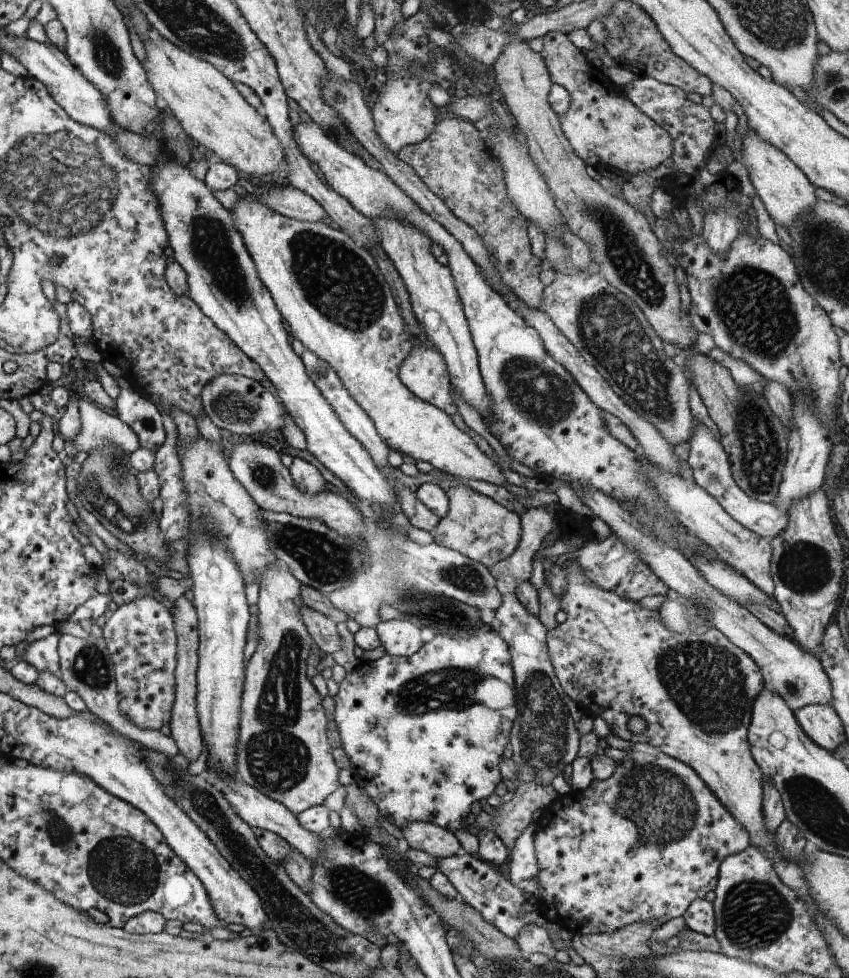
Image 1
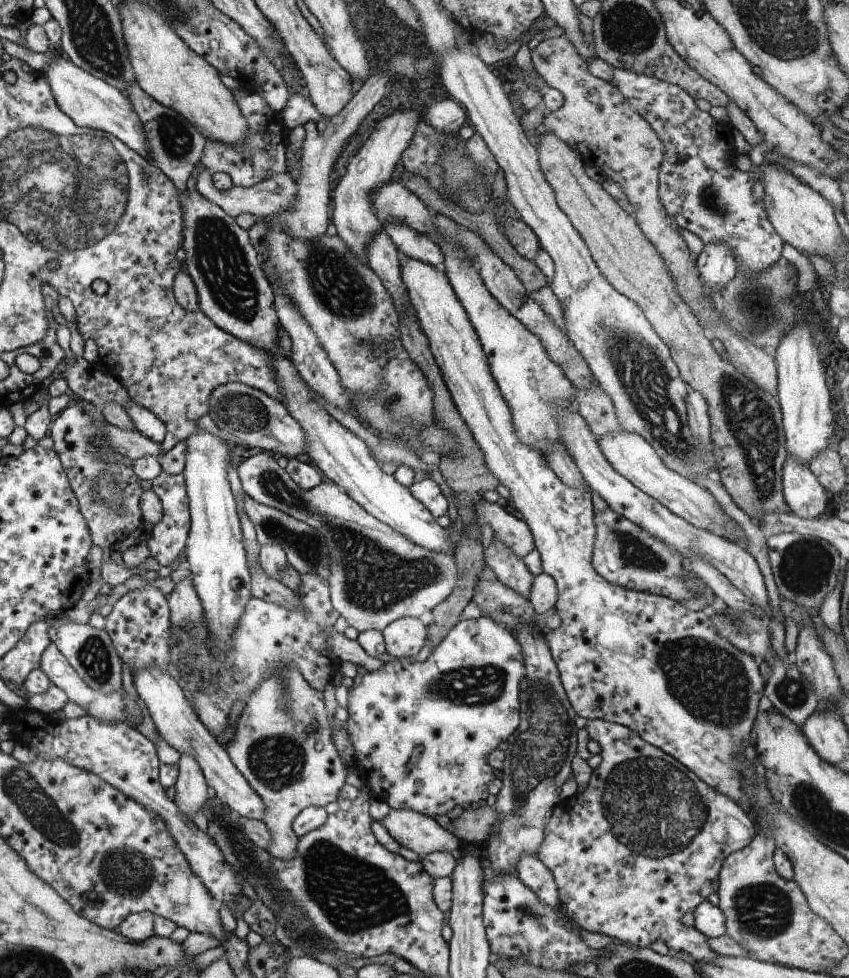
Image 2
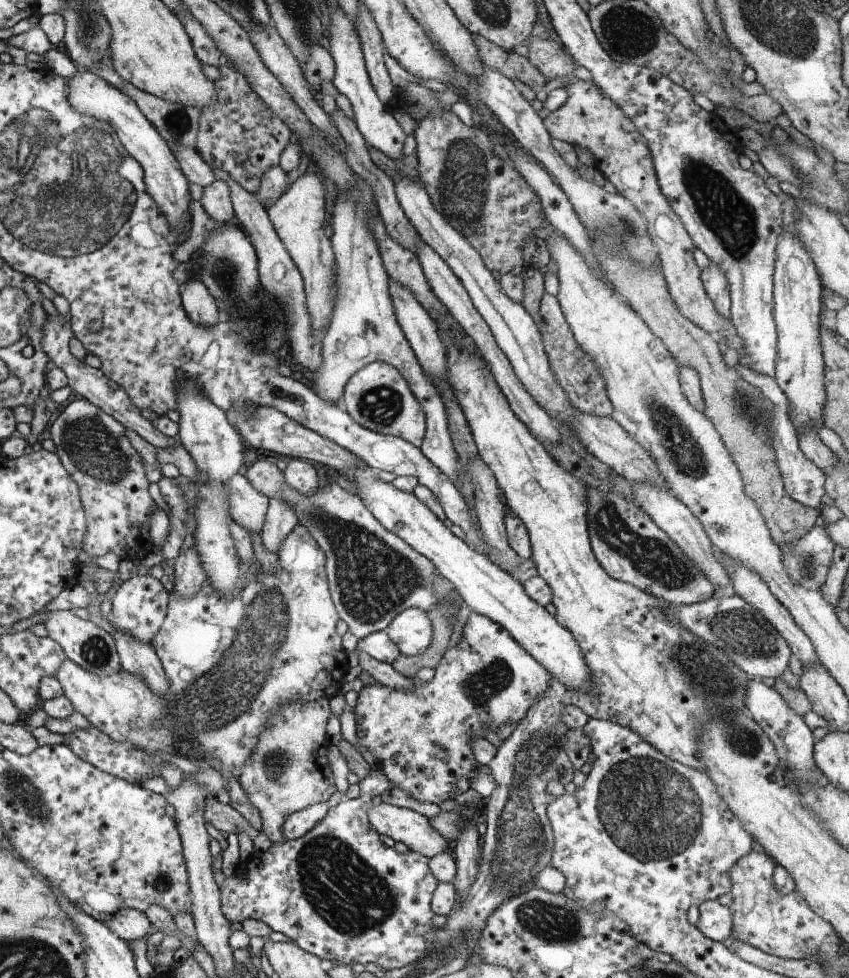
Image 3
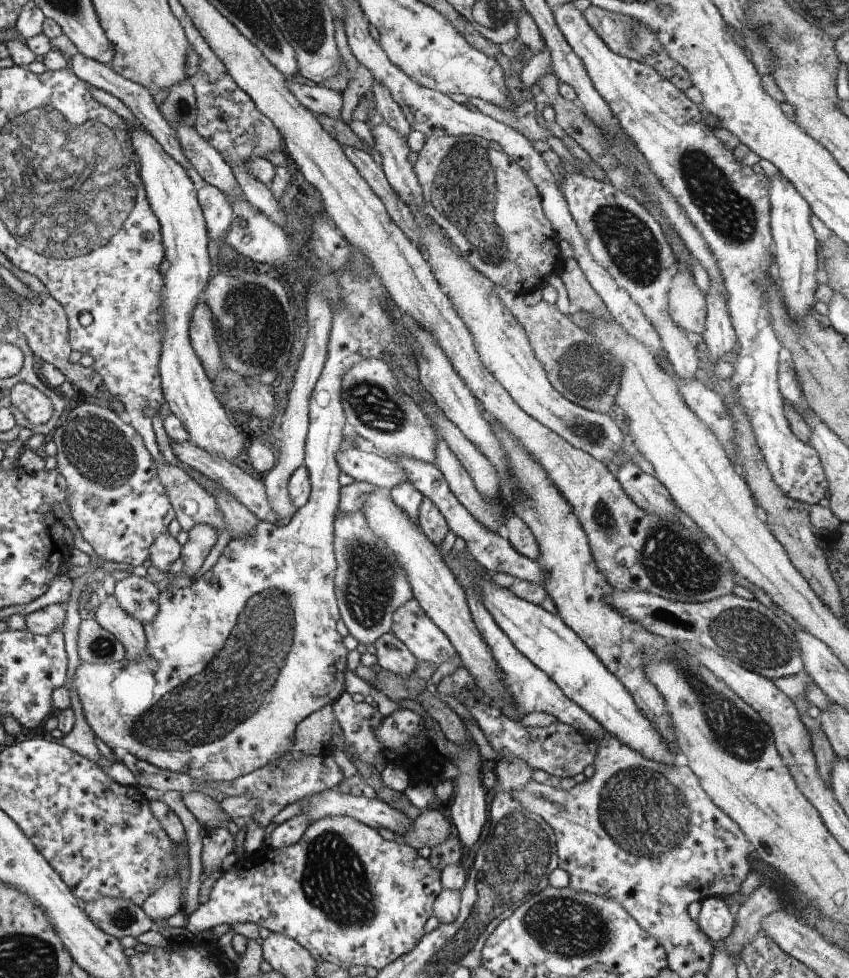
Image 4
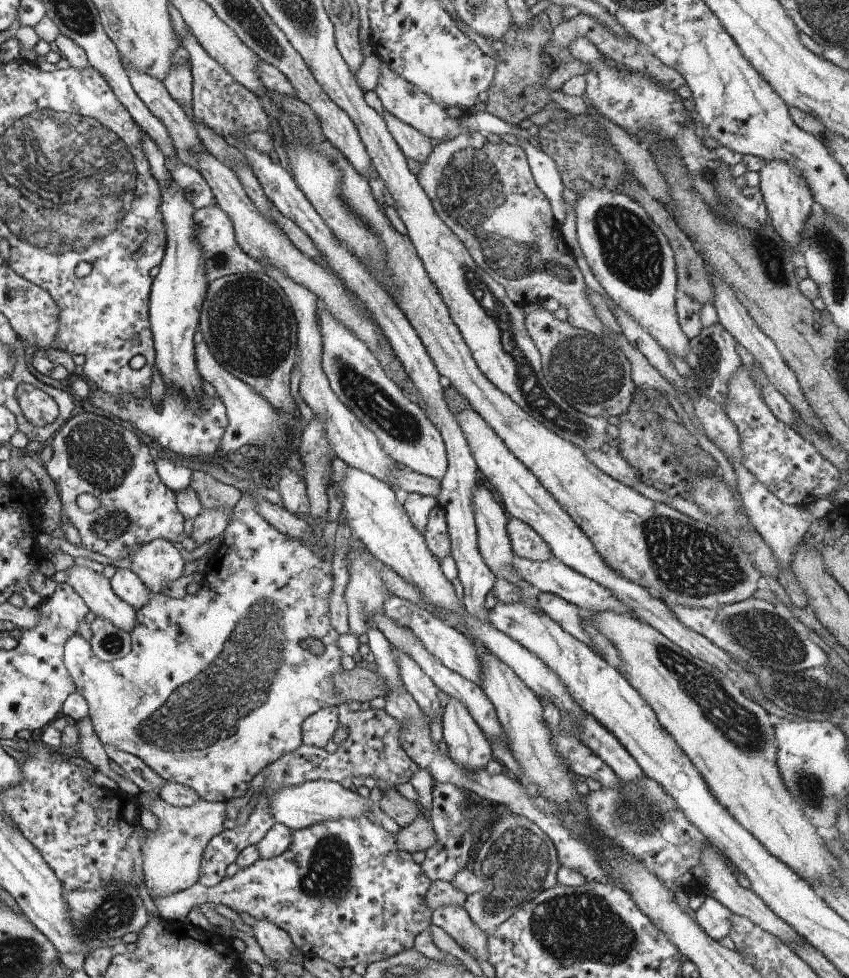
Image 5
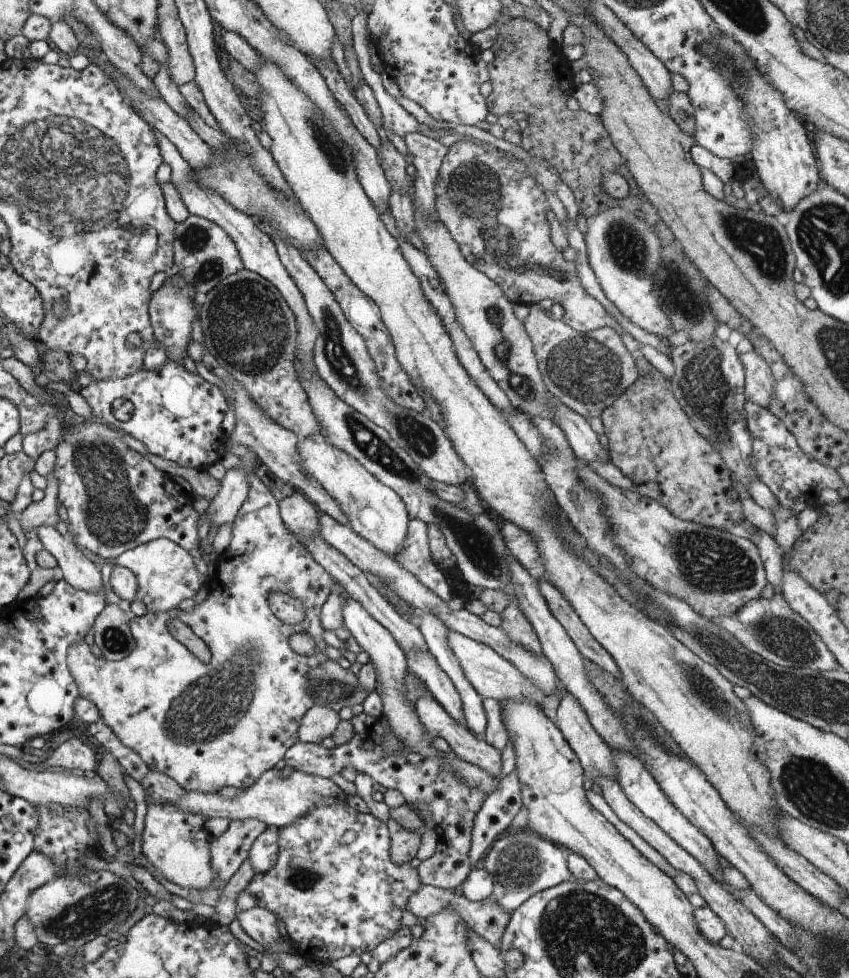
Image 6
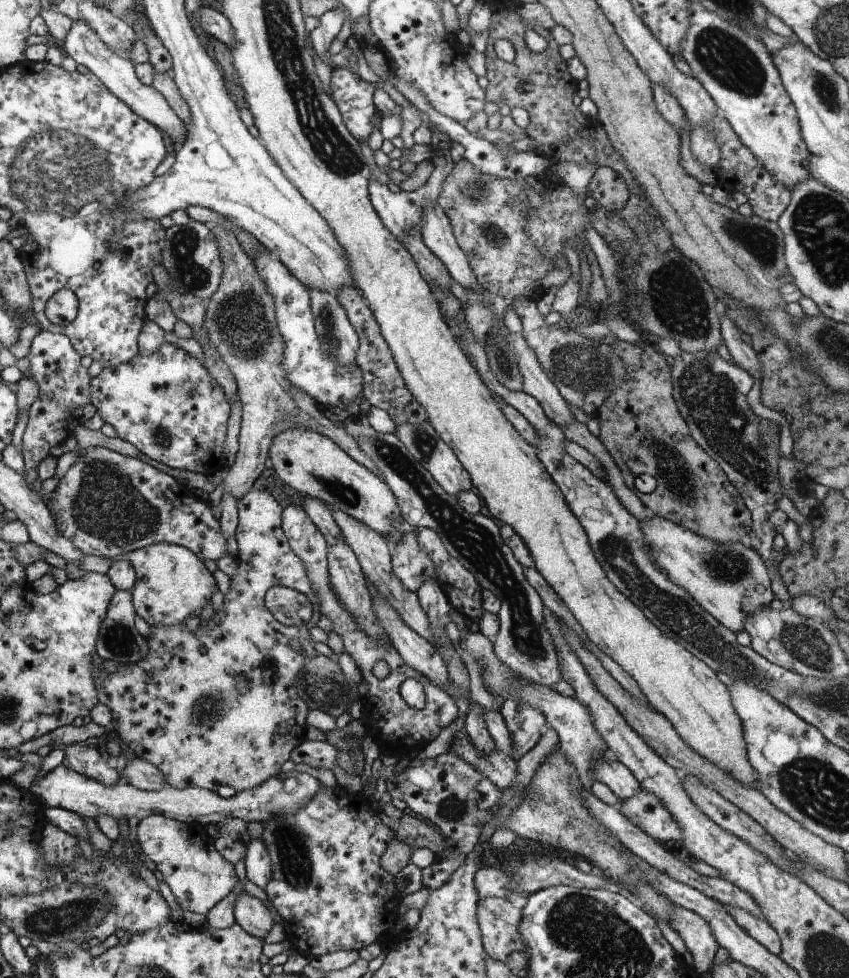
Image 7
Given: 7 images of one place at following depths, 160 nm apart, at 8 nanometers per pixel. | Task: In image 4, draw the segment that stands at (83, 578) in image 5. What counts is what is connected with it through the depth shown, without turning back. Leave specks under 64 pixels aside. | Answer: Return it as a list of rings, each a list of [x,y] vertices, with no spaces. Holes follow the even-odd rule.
[[[99,593],[97,597],[101,599],[101,606],[95,612],[95,619],[121,641],[125,647],[125,659],[130,662],[144,659],[147,656],[147,638],[143,624],[124,612],[114,595],[106,597]]]

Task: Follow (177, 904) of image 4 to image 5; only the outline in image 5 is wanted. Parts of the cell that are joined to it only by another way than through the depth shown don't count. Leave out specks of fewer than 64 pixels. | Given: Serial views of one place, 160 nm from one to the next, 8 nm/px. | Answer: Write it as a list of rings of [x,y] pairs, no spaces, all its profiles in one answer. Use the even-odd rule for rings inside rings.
[[[147,794],[152,798],[152,805],[148,807],[158,818],[158,830],[150,831],[145,835],[143,845],[143,874],[145,885],[151,897],[162,897],[164,895],[176,894],[184,889],[190,888],[199,880],[199,868],[204,849],[208,841],[224,830],[226,817],[226,802],[212,802],[198,799],[191,807],[175,807],[164,802],[158,794]]]

